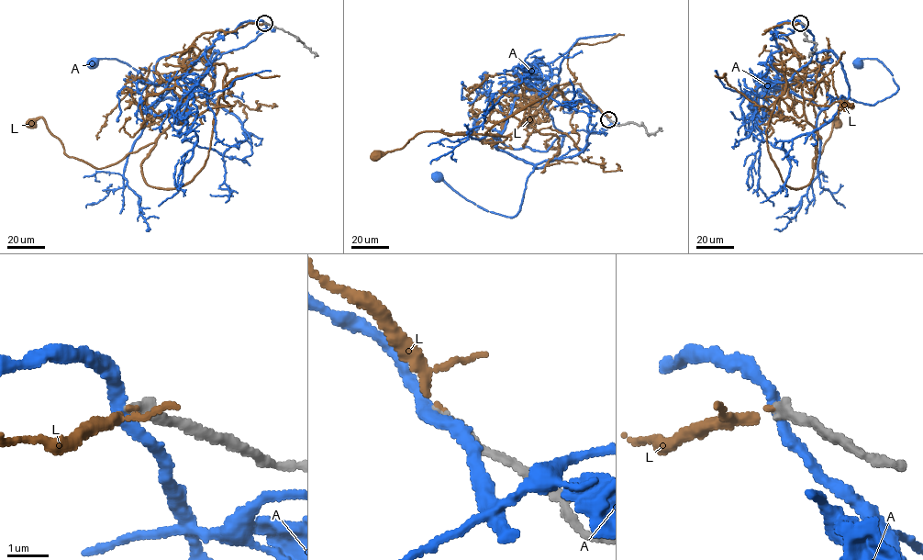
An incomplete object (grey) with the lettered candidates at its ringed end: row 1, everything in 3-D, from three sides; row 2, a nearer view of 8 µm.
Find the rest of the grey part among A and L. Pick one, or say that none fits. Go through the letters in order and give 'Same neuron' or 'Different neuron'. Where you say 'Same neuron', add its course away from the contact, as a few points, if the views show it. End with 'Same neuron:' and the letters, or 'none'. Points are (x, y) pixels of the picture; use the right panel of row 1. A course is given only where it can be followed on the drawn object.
A: Different neuron
L: Same neuron. Its course: (800, 23), (765, 31), (788, 39), (805, 75), (806, 119), (817, 134), (814, 168), (832, 118), (838, 121)
Same neuron: L

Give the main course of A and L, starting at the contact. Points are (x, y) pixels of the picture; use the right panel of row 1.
A: (800, 23), (814, 53), (832, 51), (841, 63), (851, 99), (872, 105), (897, 90), (881, 61), (857, 61)
L: (800, 23), (765, 31), (788, 39), (805, 75), (806, 119), (817, 134), (814, 168), (832, 118), (838, 121)

